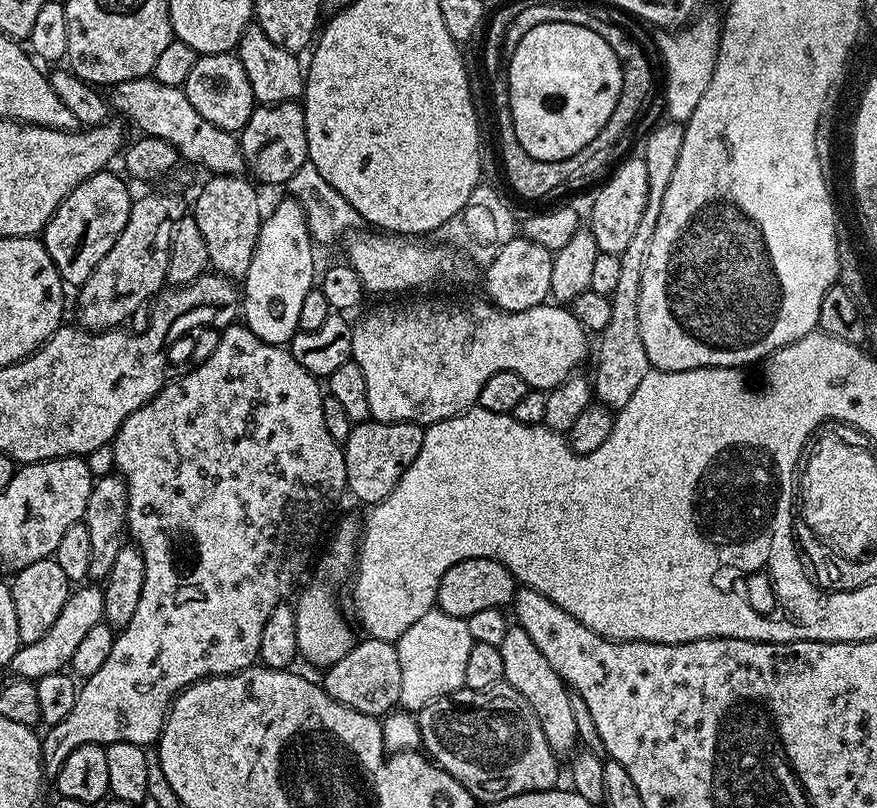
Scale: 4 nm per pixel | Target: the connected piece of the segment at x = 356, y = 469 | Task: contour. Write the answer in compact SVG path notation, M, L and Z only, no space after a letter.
M369 418L357 423L342 444L348 479L347 491L353 492L365 506L385 500L394 490L394 486L398 486L402 474L406 474L410 462L418 458L423 437L424 428L407 420L389 422Z

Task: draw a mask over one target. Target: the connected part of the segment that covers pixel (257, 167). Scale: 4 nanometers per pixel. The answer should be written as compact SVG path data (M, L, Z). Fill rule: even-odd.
M282 102L257 106L250 114L250 122L238 133L240 149L244 155L245 169L253 181L264 184L287 185L298 166L309 163L306 142L306 122L304 110L299 103ZM261 180L261 181L260 181Z

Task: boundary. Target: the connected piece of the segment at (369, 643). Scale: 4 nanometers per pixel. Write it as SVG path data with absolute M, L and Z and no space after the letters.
M364 638L361 644L353 643L352 649L329 666L323 676L324 693L334 702L358 710L358 714L383 718L400 703L401 667L398 650L391 640Z

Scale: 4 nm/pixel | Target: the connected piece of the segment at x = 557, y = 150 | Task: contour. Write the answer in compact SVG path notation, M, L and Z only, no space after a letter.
M546 22L545 25L536 26L534 30L530 30L518 42L517 48L510 52L510 57L512 57L512 61L509 59L506 64L506 81L509 92L506 107L508 107L509 114L512 115L510 129L517 134L518 142L522 144L522 148L534 158L544 160L570 158L578 150L582 150L584 146L589 145L598 136L602 126L610 121L610 114L613 113L614 106L617 105L618 96L621 93L622 70L619 68L618 58L614 56L613 50L610 50L610 46L606 44L605 39L600 38L593 30L587 29L585 26L571 25L570 22Z

